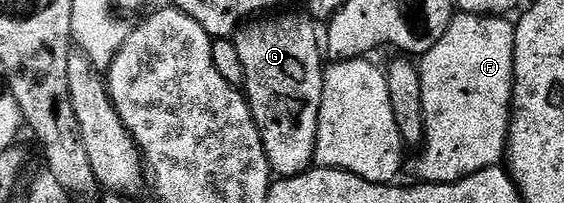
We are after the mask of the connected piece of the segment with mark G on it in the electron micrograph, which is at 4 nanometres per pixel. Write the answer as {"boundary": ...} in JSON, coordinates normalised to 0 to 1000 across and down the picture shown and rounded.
{"boundary":[[[493,79],[488,99],[457,89],[420,143],[413,182],[415,256],[436,389],[433,468],[441,512],[461,680],[468,700],[479,842],[488,872],[528,867],[551,823],[557,719],[564,675],[564,527],[571,512],[571,384],[574,310],[564,281],[567,197],[557,182],[557,138],[535,79]]]}

